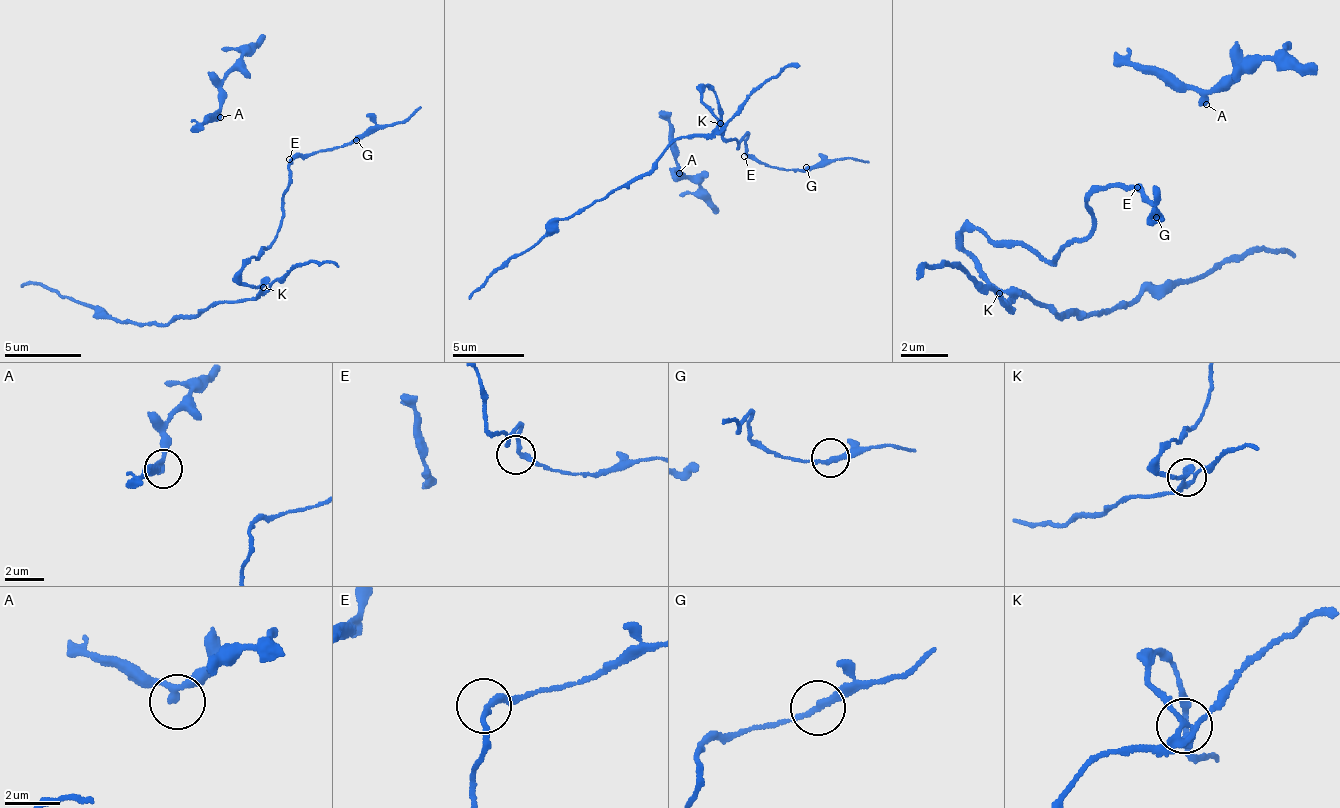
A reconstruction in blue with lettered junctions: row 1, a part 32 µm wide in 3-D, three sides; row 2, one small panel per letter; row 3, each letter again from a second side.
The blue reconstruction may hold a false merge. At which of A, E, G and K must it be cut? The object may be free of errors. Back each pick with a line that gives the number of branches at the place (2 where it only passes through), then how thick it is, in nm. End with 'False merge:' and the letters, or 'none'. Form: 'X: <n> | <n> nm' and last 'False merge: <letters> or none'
K: 3 | 220 nm
False merge: K

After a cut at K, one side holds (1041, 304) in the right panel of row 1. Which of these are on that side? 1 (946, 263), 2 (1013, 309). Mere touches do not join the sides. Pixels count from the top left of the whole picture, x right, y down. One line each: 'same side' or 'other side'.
1: same side
2: same side

